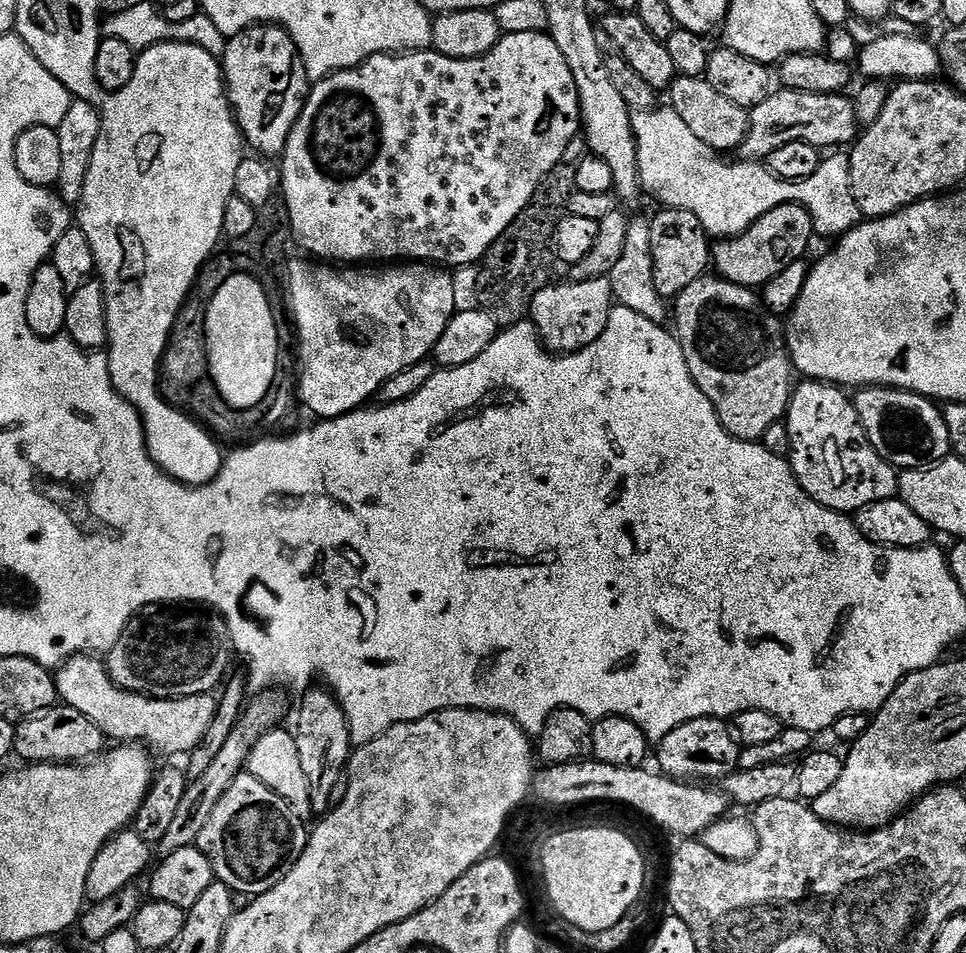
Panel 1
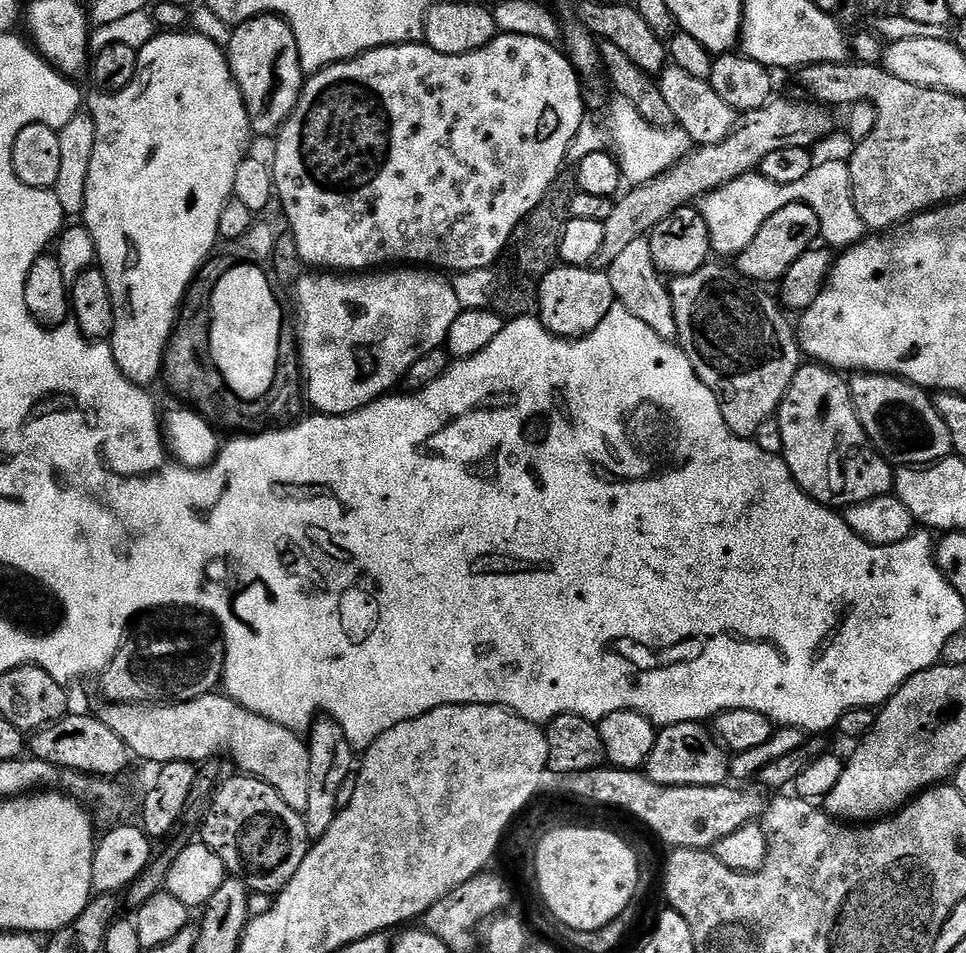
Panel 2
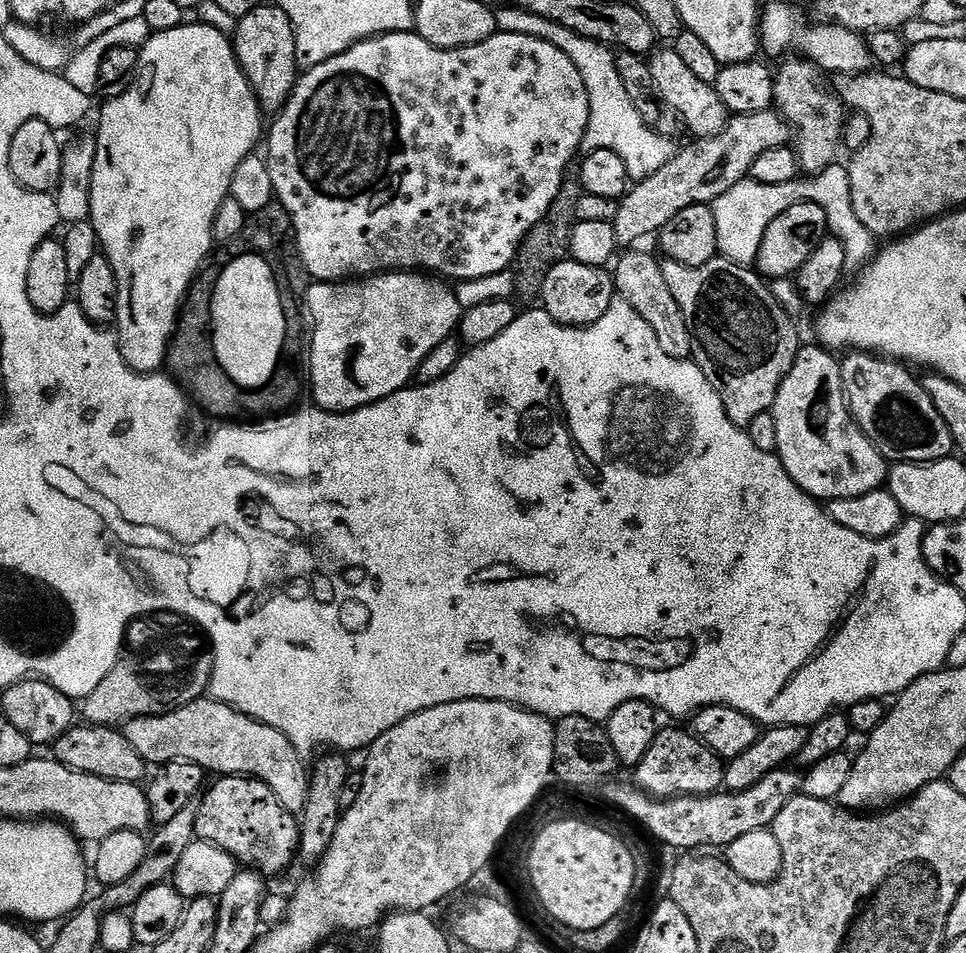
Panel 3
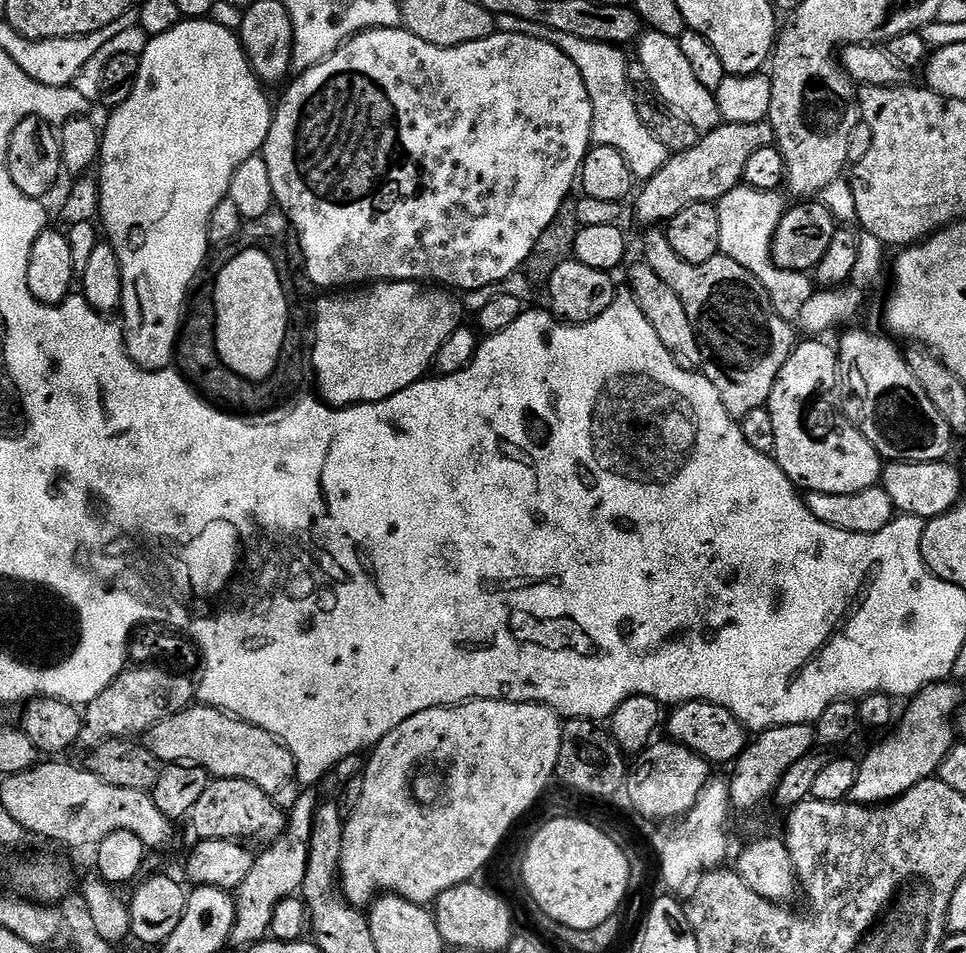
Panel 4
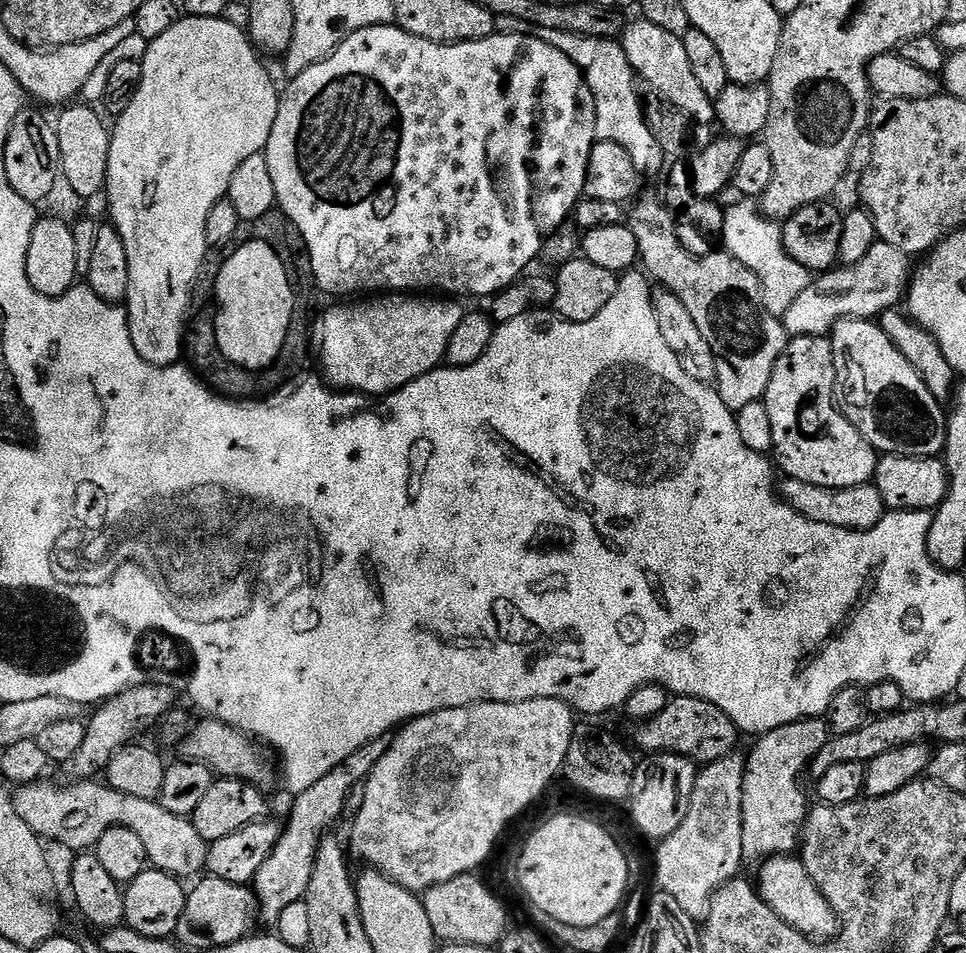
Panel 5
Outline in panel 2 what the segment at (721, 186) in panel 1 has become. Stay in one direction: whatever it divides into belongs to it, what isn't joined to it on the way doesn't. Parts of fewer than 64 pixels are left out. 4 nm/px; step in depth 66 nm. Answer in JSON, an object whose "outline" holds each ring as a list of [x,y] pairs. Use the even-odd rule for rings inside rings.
{"outline":[[[616,96],[613,101],[608,108],[604,128],[608,131],[609,142],[612,143],[611,151],[619,160],[620,170],[629,185],[639,186],[648,184],[651,180],[657,180],[665,172],[669,172],[682,157],[693,151],[694,145],[686,130],[678,126],[670,128],[650,126],[650,122],[646,122],[642,114],[638,114],[638,110],[634,110],[634,106],[626,102],[626,98]],[[843,159],[817,163],[810,174],[802,178],[802,182],[794,182],[790,186],[778,186],[778,182],[770,182],[770,178],[759,174],[743,176],[711,193],[711,200],[712,209],[707,209],[706,215],[712,235],[712,250],[717,257],[739,256],[746,246],[750,246],[750,242],[754,242],[754,234],[762,230],[766,218],[774,218],[778,210],[791,204],[805,204],[814,210],[814,214],[818,214],[820,235],[829,249],[853,248],[866,236],[862,214],[858,214],[858,206],[854,206],[850,170]]]}

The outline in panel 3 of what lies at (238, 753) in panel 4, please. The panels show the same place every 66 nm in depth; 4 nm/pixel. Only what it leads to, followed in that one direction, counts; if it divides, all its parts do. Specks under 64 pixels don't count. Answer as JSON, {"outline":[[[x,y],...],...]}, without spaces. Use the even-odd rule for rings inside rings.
{"outline":[[[201,698],[161,716],[139,716],[127,721],[122,731],[149,765],[185,760],[202,766],[205,773],[216,772],[217,777],[250,776],[270,786],[287,812],[298,814],[306,806],[310,768],[290,738],[220,700]]]}

